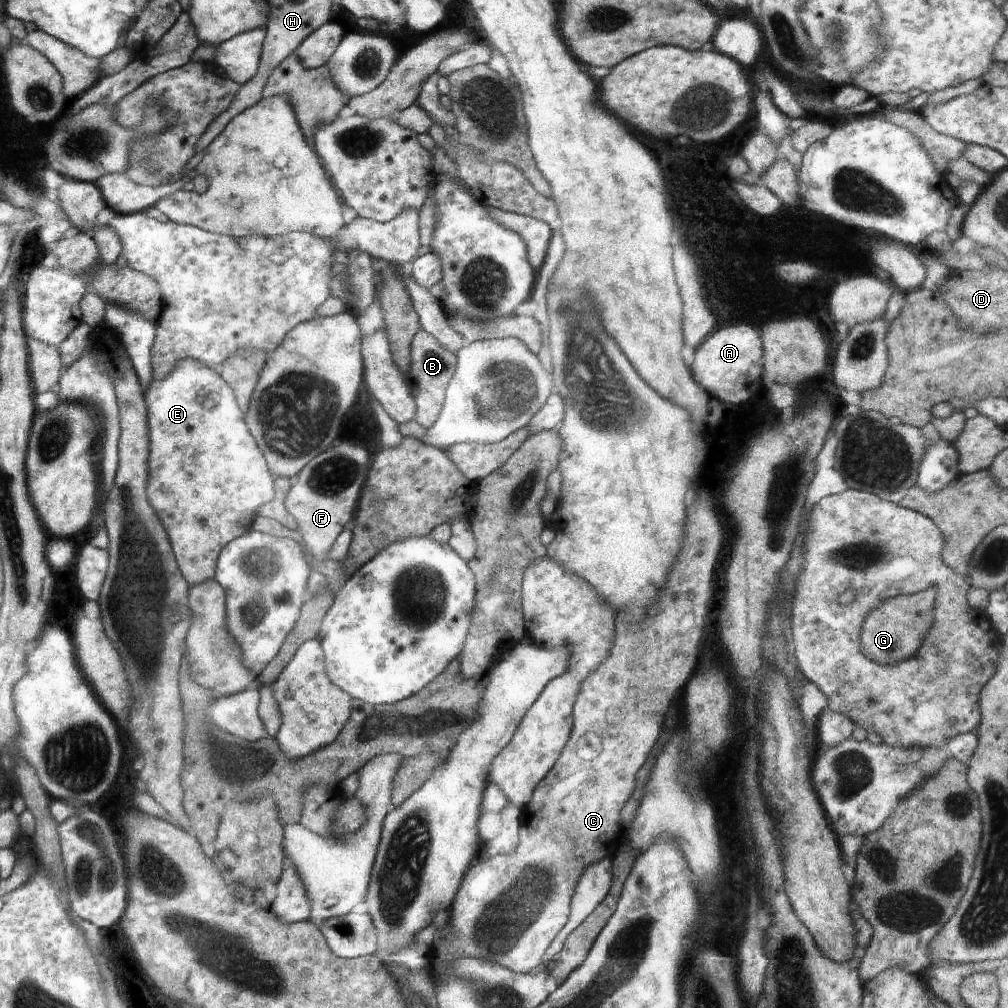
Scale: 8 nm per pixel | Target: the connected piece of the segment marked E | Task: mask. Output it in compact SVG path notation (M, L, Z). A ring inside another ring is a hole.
M192 357L181 358L166 378L161 381L159 379L153 380L152 386L146 392L146 402L148 402L148 436L150 436L150 458L148 460L150 460L150 478L152 478L148 488L146 488L148 490L146 494L148 494L148 500L150 500L152 508L156 510L158 518L160 518L162 526L169 534L169 541L177 565L180 567L186 582L190 587L202 585L203 582L214 580L220 551L232 540L252 530L251 526L256 518L258 506L261 507L262 504L266 504L274 496L272 476L270 476L270 470L264 462L264 456L258 452L258 446L250 436L248 426L244 424L243 412L236 404L232 389L224 382L218 371L204 366L203 362L194 360Z

